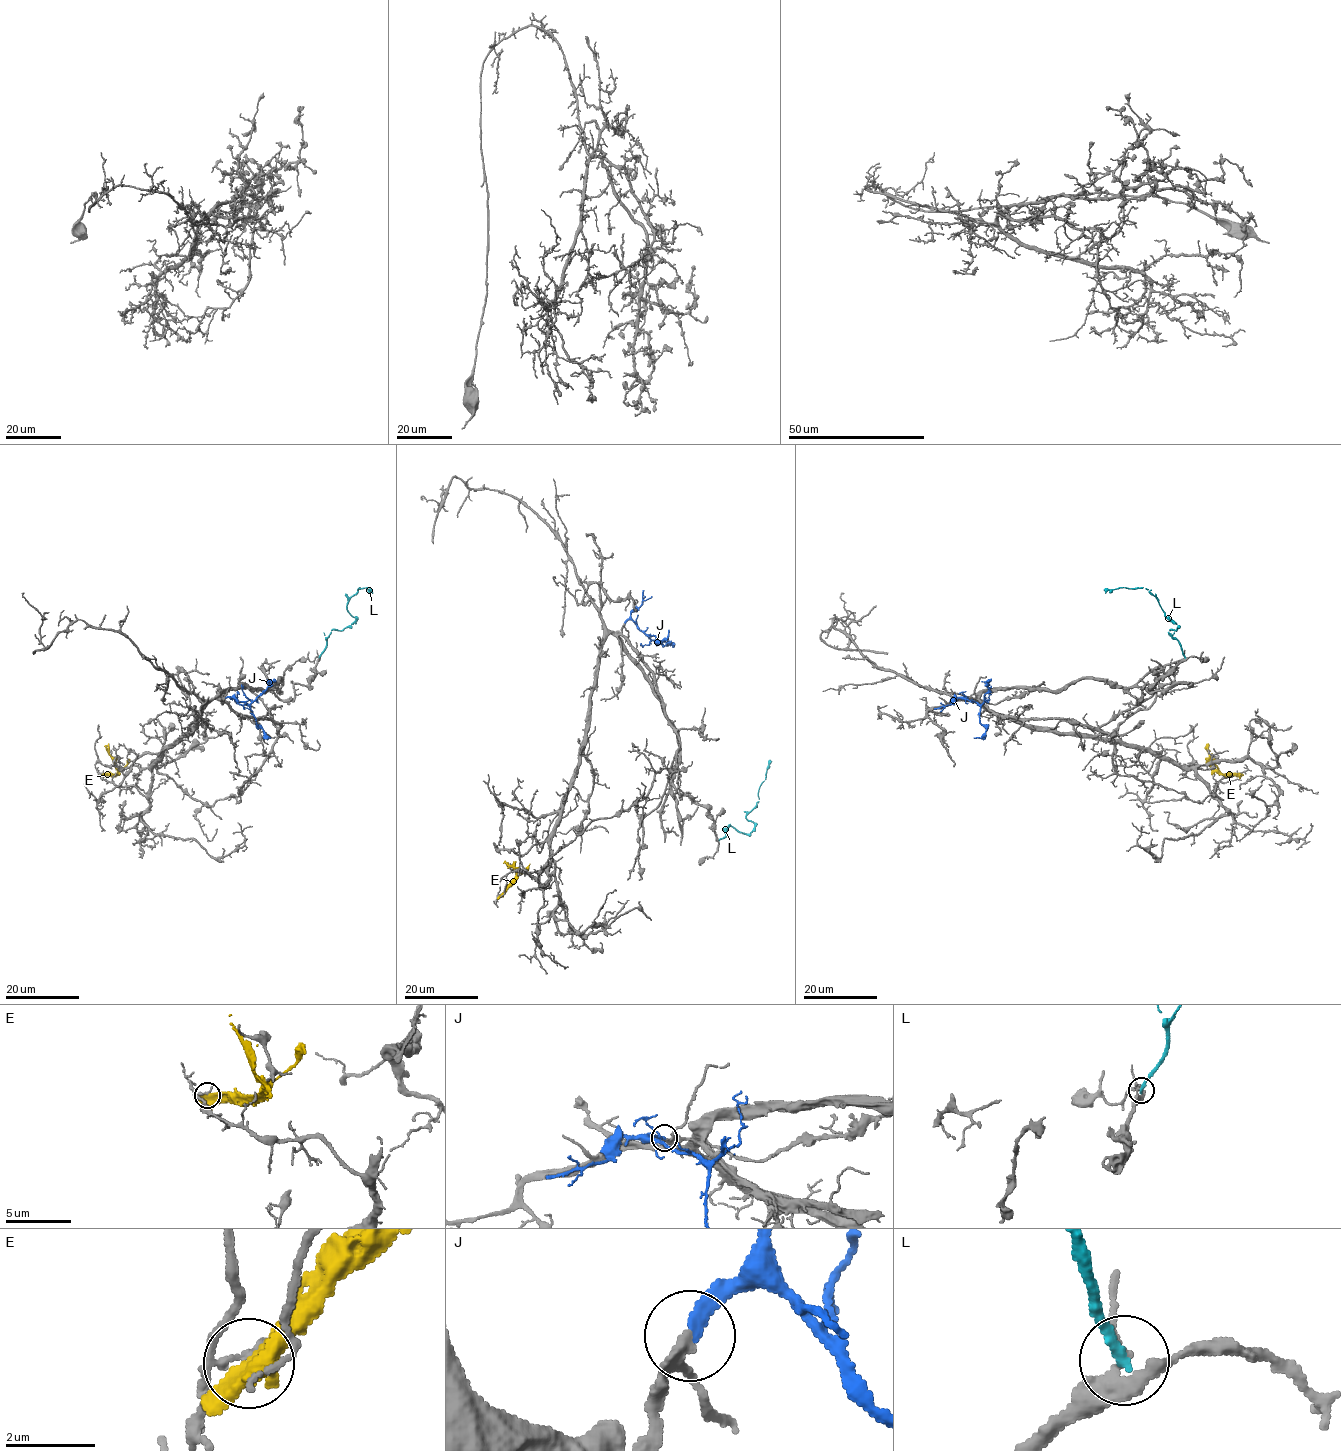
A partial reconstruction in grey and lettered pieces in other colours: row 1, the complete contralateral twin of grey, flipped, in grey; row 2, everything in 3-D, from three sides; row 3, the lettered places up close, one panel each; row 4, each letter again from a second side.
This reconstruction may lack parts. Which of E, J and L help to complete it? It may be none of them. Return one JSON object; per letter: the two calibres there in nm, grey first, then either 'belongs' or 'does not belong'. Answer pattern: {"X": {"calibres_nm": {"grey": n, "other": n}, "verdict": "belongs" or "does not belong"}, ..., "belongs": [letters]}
{"E": {"calibres_nm": {"grey": 130, "other": 380}, "verdict": "does not belong"}, "J": {"calibres_nm": {"grey": 220, "other": 260}, "verdict": "belongs"}, "L": {"calibres_nm": {"grey": 150, "other": 240}, "verdict": "does not belong"}, "belongs": ["J"]}

